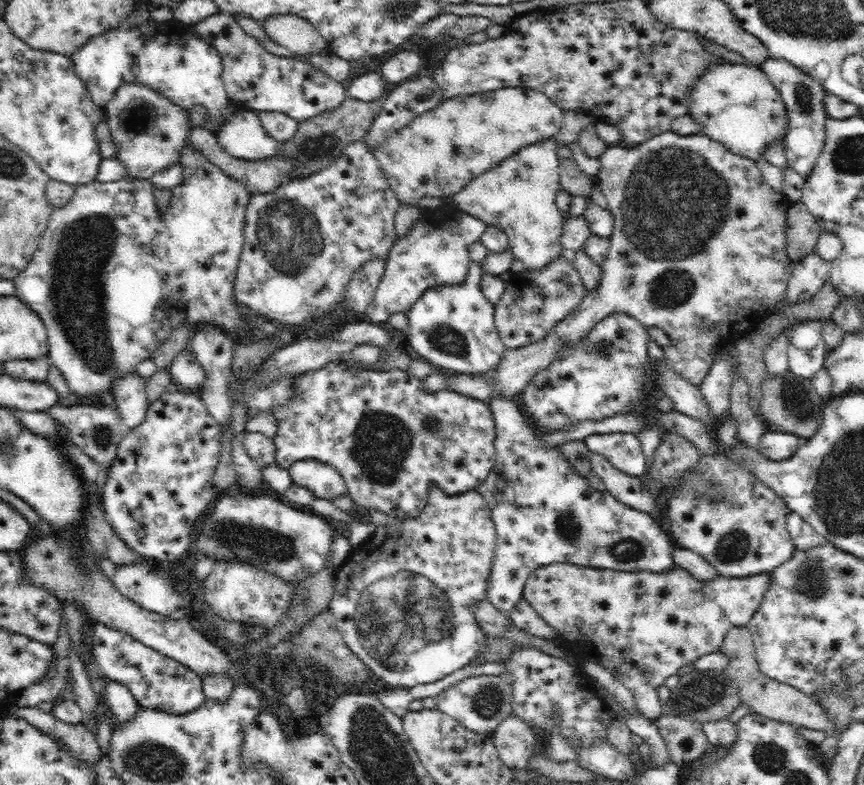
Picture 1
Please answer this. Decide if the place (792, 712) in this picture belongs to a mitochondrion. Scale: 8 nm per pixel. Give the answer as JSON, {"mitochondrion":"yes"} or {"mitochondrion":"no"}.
{"mitochondrion":"no"}

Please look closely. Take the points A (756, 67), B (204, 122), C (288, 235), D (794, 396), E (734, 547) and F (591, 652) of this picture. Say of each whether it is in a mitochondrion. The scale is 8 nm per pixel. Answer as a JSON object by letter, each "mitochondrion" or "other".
{"A":"other","B":"other","C":"mitochondrion","D":"mitochondrion","E":"mitochondrion","F":"other"}

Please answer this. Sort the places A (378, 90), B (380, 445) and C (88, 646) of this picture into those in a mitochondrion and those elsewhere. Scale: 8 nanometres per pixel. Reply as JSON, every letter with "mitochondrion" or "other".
{"A":"other","B":"mitochondrion","C":"other"}

